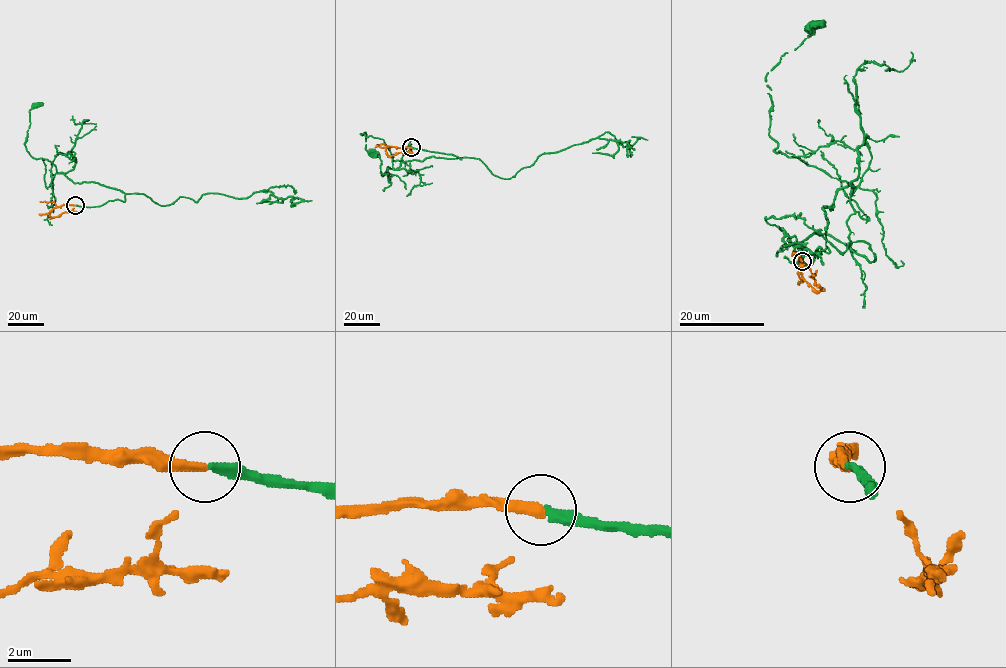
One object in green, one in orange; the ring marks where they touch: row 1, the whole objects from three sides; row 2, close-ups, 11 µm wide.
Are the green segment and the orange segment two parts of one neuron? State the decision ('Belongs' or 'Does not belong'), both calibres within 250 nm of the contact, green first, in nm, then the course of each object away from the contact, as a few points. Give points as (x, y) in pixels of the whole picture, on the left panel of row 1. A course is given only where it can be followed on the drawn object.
Belongs. Thickness 280 nm (green) against 320 nm. Course of green: (76, 205), (124, 201), (125, 194), (74, 183), (50, 161), (33, 158), (25, 142), (35, 105). Course of orange: (75, 205), (54, 207), (50, 216), (76, 211)

